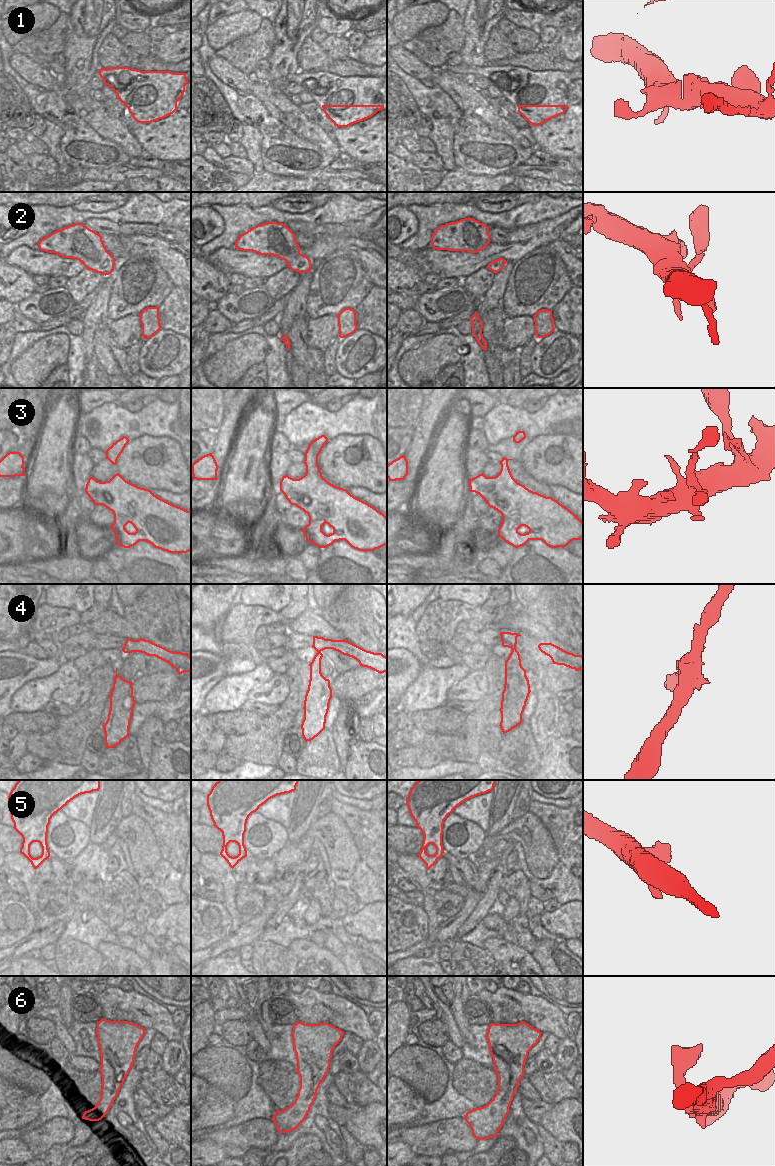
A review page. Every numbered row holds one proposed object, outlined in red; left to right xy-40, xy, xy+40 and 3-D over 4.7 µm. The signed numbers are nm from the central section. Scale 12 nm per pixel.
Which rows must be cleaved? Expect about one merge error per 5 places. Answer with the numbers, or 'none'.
none

